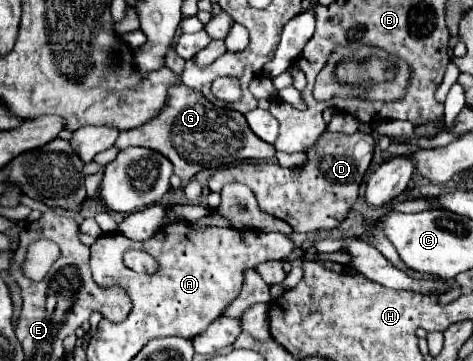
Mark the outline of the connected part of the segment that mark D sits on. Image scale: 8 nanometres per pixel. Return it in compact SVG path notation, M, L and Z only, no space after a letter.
M324 132L318 142L308 150L308 162L302 164L302 172L292 176L290 168L282 168L278 164L238 164L232 168L218 170L210 176L208 188L212 192L220 192L222 186L230 182L246 184L256 200L258 206L288 222L294 232L314 232L320 228L336 228L346 218L348 210L352 208L354 200L358 198L358 188L364 178L364 172L370 166L374 154L374 138L366 132L354 134L330 134Z

